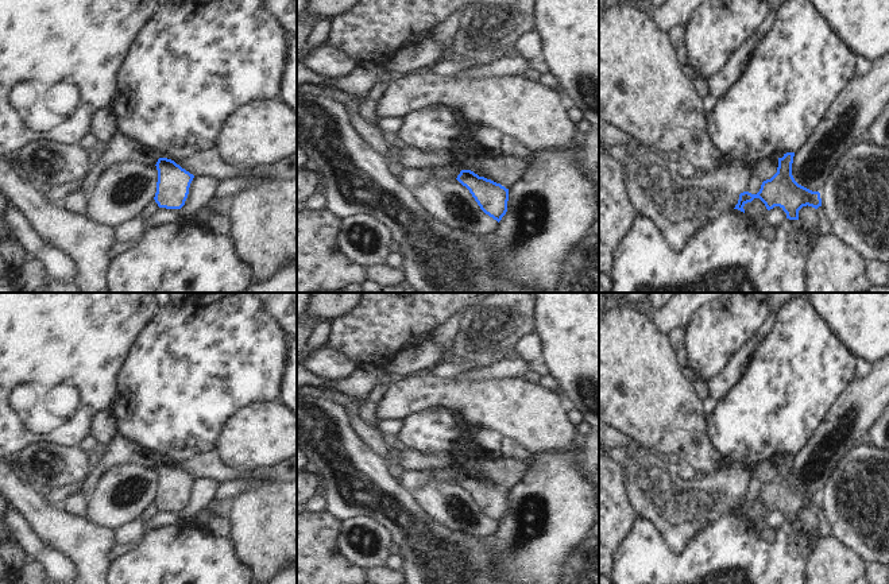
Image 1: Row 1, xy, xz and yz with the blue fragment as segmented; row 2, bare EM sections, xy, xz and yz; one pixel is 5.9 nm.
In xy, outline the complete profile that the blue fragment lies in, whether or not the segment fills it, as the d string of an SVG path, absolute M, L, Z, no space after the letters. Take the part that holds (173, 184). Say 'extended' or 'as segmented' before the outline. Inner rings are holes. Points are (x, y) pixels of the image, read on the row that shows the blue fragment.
as segmented | M159 158L155 166L158 170L155 202L159 208L181 209L194 175L167 158Z

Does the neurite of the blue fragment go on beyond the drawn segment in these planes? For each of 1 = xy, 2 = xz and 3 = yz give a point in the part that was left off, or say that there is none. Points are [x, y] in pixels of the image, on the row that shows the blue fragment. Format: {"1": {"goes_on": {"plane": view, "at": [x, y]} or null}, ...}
{"1": {"goes_on": null}, "2": {"goes_on": null}, "3": {"goes_on": null}}

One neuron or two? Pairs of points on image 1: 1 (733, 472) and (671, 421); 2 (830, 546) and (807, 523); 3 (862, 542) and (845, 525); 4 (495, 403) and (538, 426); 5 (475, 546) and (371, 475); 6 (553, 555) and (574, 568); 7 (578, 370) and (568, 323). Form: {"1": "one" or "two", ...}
{"1": "two", "2": "two", "3": "one", "4": "one", "5": "one", "6": "two", "7": "one"}

